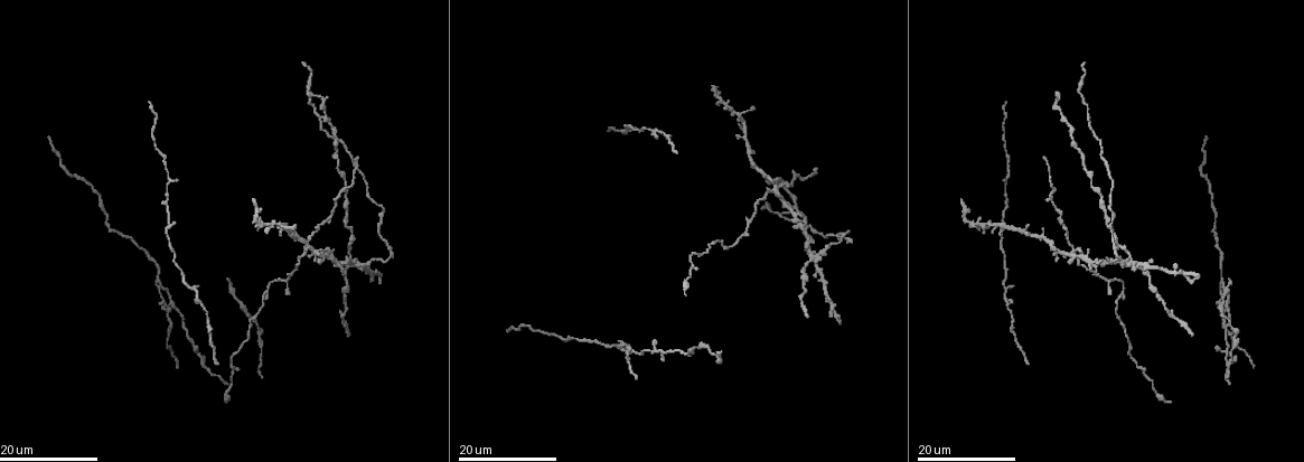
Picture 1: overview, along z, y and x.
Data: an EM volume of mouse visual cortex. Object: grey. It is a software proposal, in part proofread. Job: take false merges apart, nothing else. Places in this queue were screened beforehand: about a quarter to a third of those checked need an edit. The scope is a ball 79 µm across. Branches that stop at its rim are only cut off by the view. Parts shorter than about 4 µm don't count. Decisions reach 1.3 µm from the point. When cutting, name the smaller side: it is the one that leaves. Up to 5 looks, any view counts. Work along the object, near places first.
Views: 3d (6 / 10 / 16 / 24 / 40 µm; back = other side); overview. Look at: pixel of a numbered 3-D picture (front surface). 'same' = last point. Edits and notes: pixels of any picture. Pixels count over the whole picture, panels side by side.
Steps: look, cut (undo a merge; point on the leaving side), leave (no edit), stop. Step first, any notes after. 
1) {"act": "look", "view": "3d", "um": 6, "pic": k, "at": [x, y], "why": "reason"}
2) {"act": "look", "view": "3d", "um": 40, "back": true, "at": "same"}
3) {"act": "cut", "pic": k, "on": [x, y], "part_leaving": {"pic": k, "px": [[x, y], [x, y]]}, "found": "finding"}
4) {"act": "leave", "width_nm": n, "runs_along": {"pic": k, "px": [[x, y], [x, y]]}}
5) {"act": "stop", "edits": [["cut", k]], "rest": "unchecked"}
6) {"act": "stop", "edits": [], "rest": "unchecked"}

{"act": "look", "view": "3d", "um": 24, "pic": 1, "at": [764, 199], "why": "arms part here"}

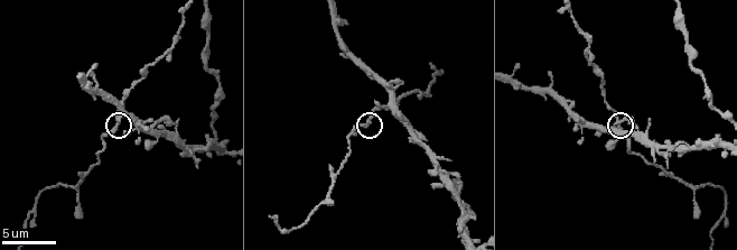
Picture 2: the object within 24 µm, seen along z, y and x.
{"act": "look", "view": "3d", "um": 6, "pic": 2, "at": [370, 123]}

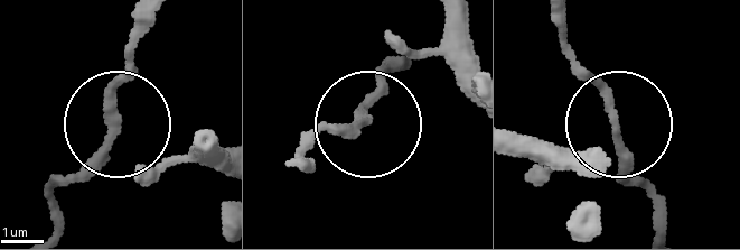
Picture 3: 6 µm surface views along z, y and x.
{"act": "leave", "width_nm": 160, "runs_along": {"pic": 3, "px": [[55, 231], [59, 188], [105, 135], [133, 31]]}, "found": "continuous, no second neuron"}

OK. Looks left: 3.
{"act": "look", "view": "3d", "um": 24, "pic": 1, "at": [812, 255], "why": "four or more arms meet"}

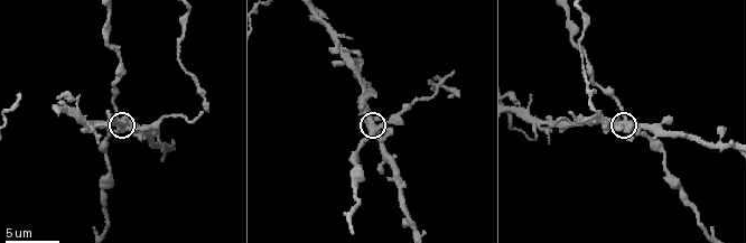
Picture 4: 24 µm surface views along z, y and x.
{"act": "look", "view": "3d", "um": 10, "pic": 4, "at": [371, 127]}

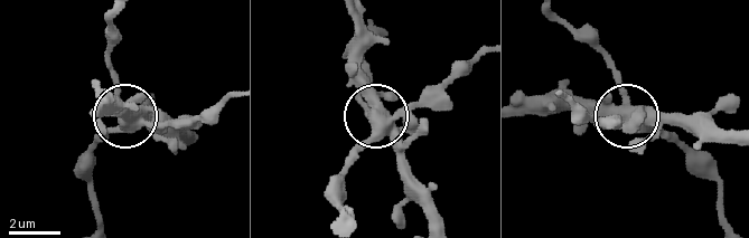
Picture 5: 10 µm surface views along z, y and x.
{"act": "look", "view": "3d", "um": 10, "back": true, "pic": 5, "at": [625, 107]}

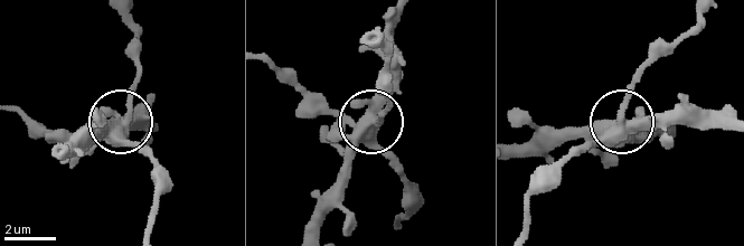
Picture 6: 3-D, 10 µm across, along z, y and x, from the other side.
{"act": "cut", "pic": 6, "on": [132, 145], "part_leaving": {"pic": 6, "px": [[114, 131], [150, 163], [157, 189], [152, 227]]}, "found": "a second neuron is stuck on"}

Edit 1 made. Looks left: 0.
{"act": "stop", "edits": [["cut", 6]], "rest": "unchecked"}

